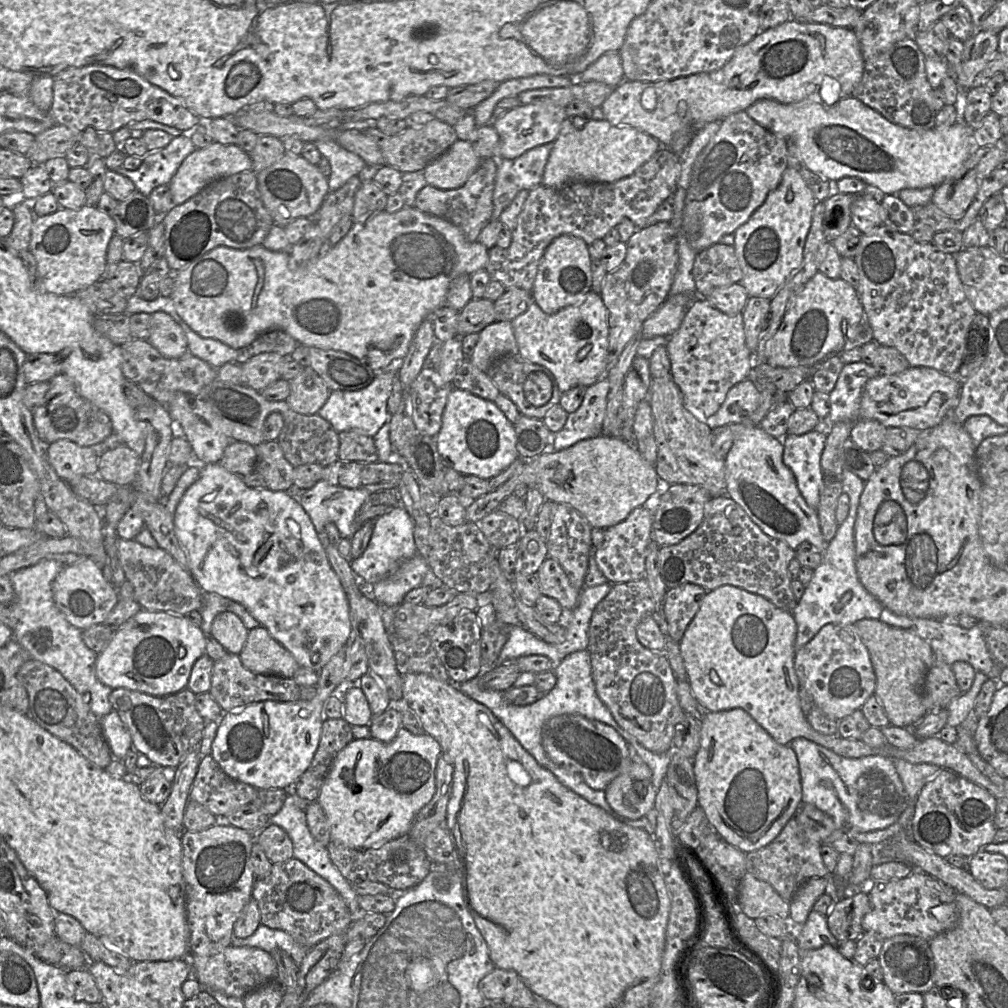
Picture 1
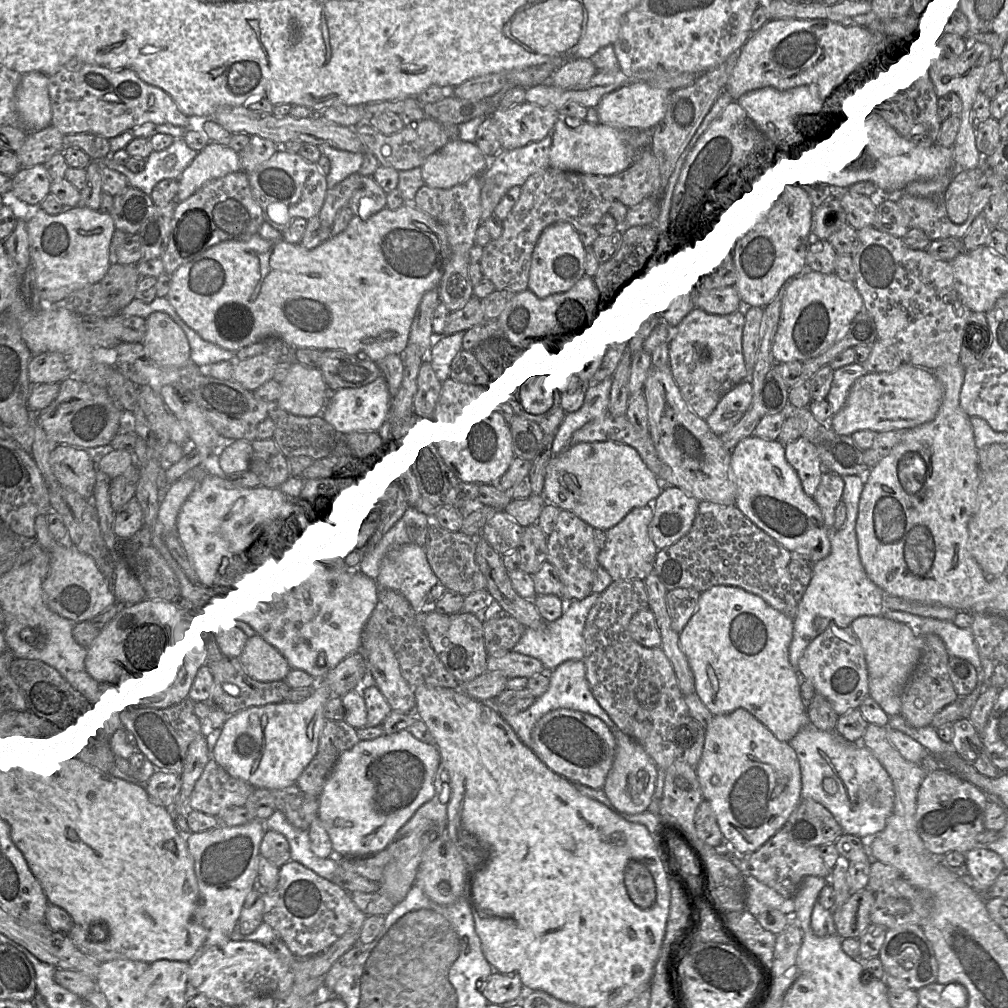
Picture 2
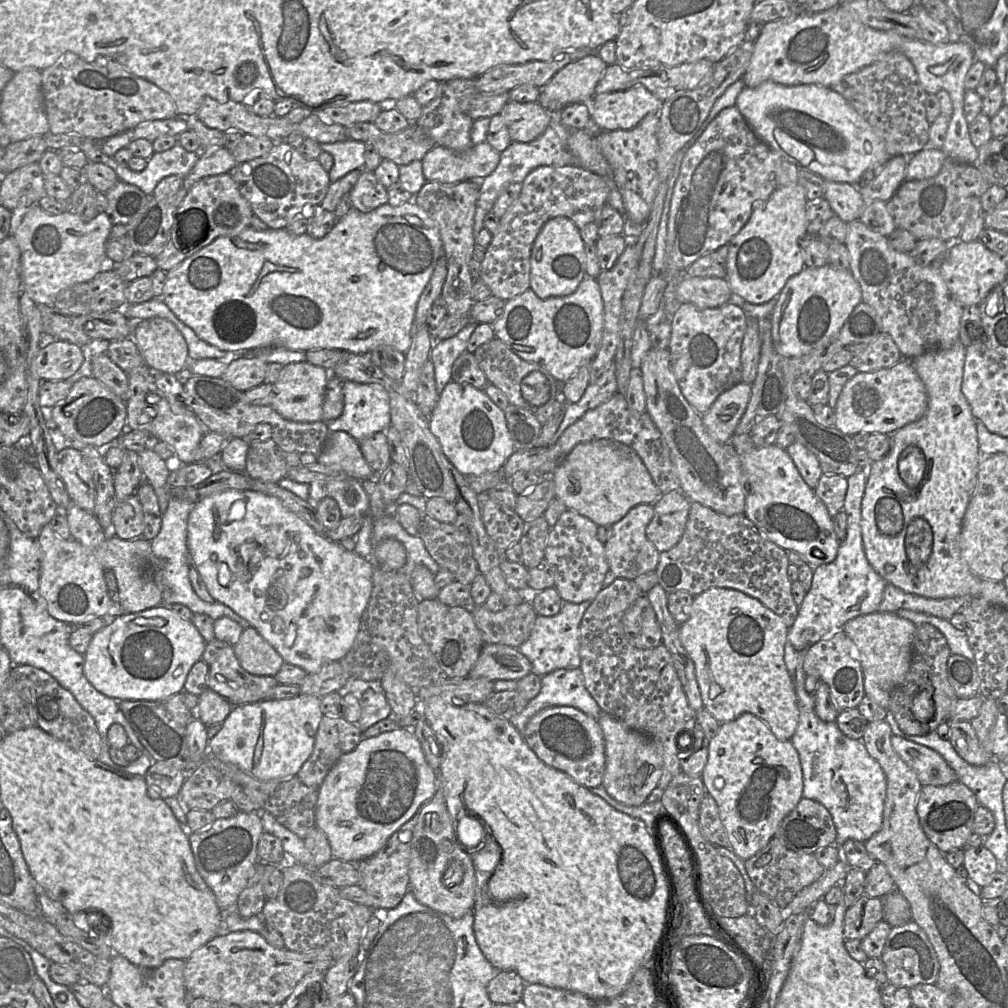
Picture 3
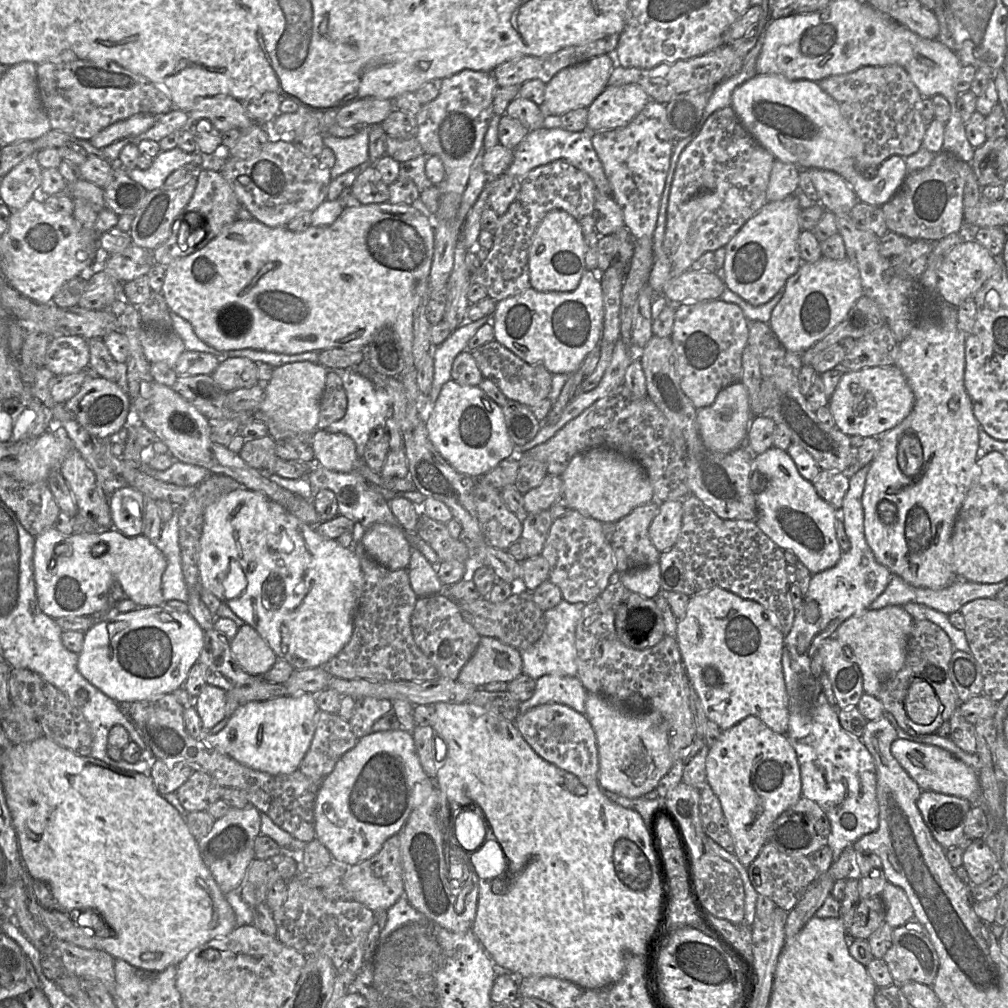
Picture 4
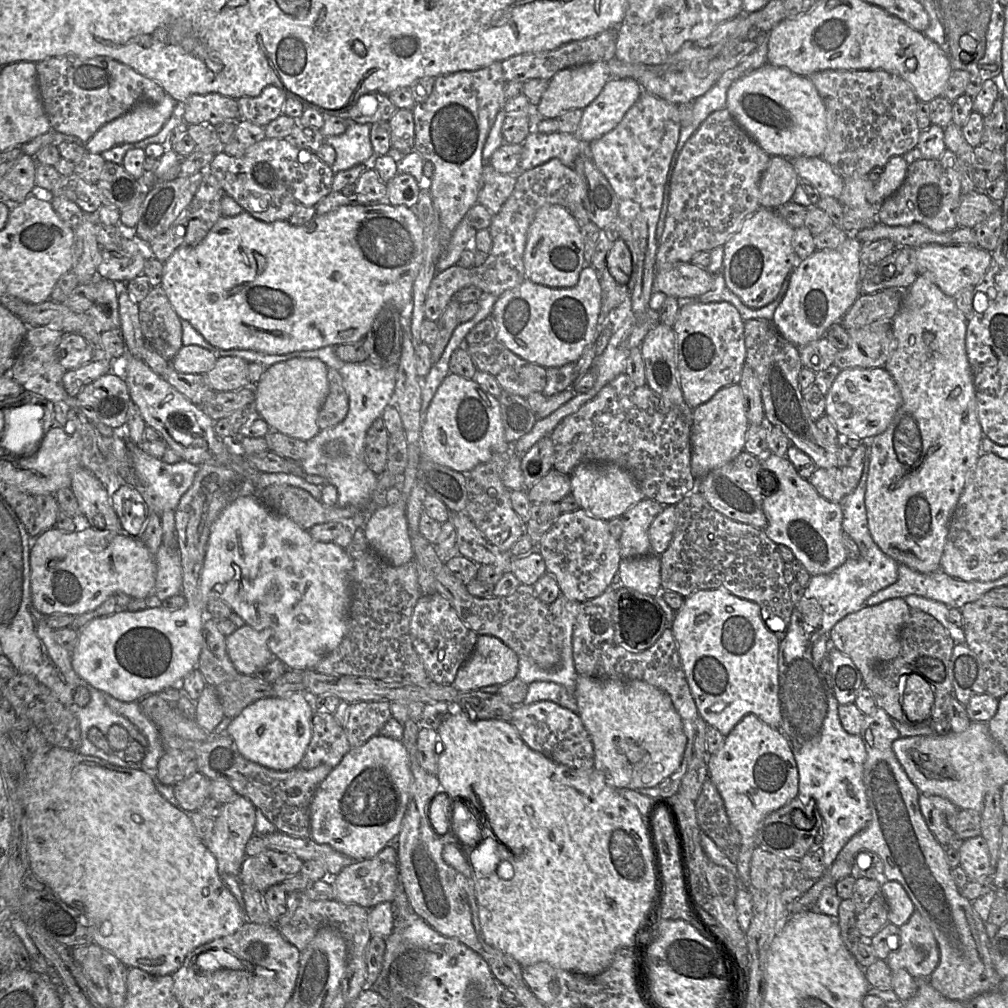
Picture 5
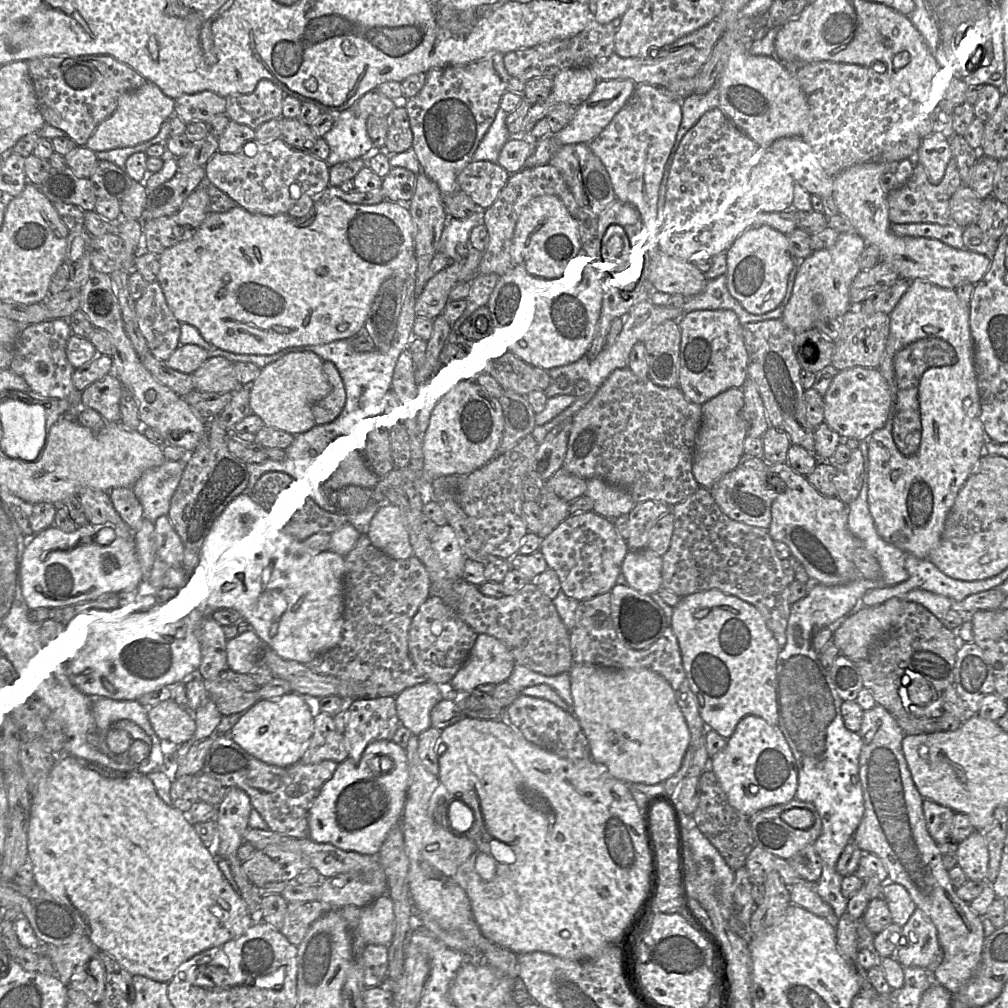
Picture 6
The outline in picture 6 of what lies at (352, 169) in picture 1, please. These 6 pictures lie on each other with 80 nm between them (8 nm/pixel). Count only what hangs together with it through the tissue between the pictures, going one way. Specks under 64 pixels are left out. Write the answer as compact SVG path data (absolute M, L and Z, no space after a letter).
M357 102L335 116L332 128L323 136L330 148L328 165L357 158L368 158L377 150L371 136L368 118L357 111Z

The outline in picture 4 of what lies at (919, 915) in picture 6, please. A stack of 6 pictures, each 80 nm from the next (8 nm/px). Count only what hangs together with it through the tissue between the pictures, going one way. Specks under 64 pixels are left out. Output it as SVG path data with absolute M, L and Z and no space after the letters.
M912 917L904 925L894 928L891 946L883 957L893 978L893 984L903 986L908 982L918 982L932 986L939 969L939 957L921 922Z

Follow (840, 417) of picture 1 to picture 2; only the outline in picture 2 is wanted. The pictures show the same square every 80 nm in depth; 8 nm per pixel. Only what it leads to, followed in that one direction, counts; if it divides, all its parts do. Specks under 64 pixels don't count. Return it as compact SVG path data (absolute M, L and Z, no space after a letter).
M857 361L834 370L831 388L826 397L833 414L838 413L845 405L855 380L867 373L863 365Z

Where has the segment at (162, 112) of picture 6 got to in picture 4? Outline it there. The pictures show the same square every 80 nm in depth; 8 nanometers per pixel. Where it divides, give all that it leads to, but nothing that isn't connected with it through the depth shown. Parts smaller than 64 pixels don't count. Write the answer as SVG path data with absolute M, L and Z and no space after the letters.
M138 113L109 125L89 141L94 147L102 149L118 140L140 135L150 129L154 123L155 115Z

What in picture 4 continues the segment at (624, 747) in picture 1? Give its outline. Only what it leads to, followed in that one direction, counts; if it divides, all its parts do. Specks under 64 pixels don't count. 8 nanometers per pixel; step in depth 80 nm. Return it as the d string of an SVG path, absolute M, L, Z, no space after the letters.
M560 703L535 706L514 721L525 741L544 760L580 778L598 779L598 748L594 730L588 718Z

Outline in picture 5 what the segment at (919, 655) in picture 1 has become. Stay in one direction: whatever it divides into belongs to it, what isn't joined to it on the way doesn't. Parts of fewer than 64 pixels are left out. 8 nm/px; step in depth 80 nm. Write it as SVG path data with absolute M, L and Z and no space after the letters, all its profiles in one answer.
M902 598L889 599L874 606L863 606L859 611L848 614L832 628L828 634L831 646L851 658L861 672L865 684L865 677L871 670L876 669L880 664L893 660L898 656L901 648L900 630L908 620L909 615L910 608Z

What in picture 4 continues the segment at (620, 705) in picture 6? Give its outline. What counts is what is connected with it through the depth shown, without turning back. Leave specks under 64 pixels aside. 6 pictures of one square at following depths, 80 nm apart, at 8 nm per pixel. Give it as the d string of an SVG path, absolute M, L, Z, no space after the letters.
M588 692L584 715L596 736L601 789L627 798L639 798L654 790L672 766L666 724L659 714L624 712L603 696Z

